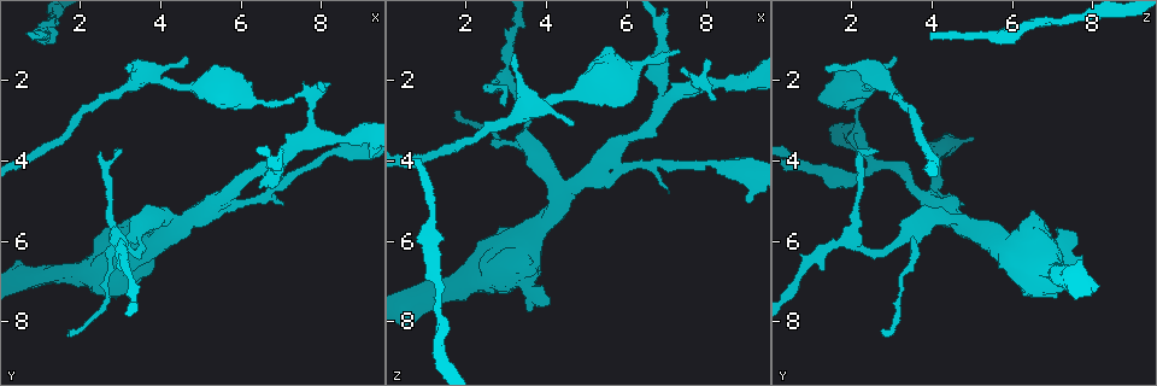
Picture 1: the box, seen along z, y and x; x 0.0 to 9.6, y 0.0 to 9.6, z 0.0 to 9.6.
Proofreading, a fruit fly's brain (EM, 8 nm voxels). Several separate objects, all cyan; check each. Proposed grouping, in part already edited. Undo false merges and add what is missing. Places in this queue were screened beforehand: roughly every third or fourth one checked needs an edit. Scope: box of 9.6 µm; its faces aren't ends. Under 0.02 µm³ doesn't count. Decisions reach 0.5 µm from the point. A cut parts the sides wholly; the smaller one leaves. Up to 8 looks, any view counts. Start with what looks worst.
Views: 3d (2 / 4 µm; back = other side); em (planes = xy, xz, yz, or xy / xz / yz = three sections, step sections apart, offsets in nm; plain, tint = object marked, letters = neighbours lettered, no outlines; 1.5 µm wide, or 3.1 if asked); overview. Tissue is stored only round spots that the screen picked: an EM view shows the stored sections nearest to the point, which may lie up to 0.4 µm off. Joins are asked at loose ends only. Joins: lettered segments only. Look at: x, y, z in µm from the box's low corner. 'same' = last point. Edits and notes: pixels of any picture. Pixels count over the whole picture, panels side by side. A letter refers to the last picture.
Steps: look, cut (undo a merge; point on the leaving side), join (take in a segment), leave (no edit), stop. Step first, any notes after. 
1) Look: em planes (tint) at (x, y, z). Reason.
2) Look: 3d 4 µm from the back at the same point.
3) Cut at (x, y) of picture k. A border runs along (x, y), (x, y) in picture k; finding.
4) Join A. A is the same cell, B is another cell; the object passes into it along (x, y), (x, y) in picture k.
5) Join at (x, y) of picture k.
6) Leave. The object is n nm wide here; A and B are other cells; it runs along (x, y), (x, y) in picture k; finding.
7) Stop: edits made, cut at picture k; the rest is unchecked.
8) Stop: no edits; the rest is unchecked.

Look: em yz step 4 (tint) at (0.65, 0.85, 4.00). Thin end.

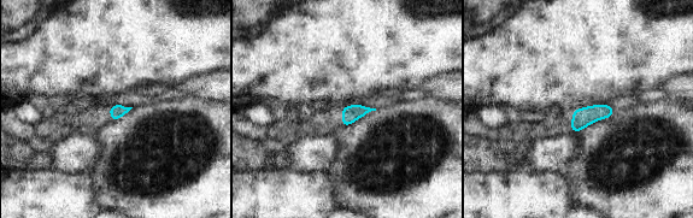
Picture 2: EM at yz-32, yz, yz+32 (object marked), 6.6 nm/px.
Look: em planes (letters) at the same point. Another direction.

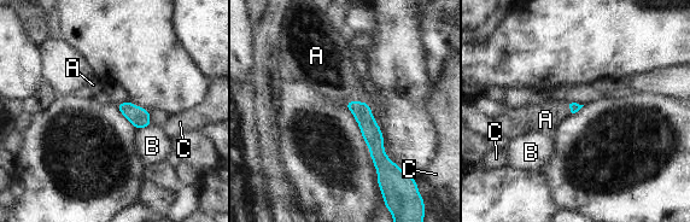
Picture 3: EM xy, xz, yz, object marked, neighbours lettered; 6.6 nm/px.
Join A. A is the same cell, B and C are other cells; the object passes into it along (370, 130), (354, 101), (329, 72) in picture 3; it goes on there.

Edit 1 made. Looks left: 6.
Look: overview.

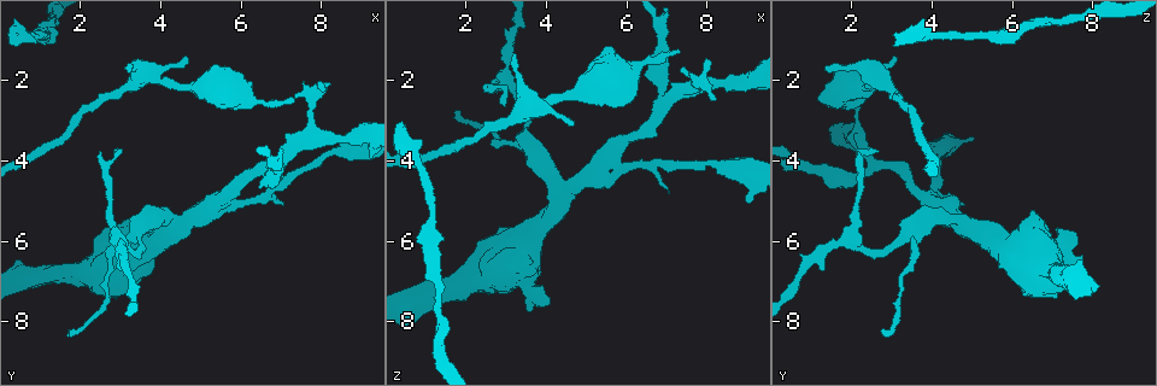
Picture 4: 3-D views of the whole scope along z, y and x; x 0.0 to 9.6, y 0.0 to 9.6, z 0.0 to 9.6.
Look: 3d 2 µm at (4.60, 1.40, 3.10). An open end.

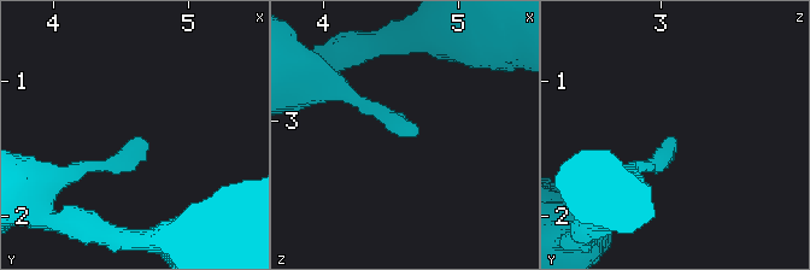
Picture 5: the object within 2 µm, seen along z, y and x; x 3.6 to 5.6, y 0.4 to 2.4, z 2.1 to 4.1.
Look: em planes (letters) at (4.62, 1.40, 3.12). Need the tissue.

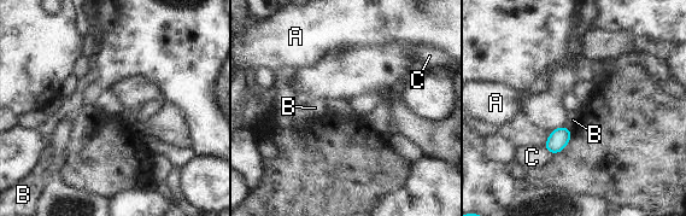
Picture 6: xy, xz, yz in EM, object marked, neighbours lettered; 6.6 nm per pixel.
Leave. A, B and C are other cells; a border runs along (564, 126), (572, 134) in picture 6; no lettered segment goes on from it.

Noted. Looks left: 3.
Stop: edits made, join at picture 3; the rest is unchecked.

